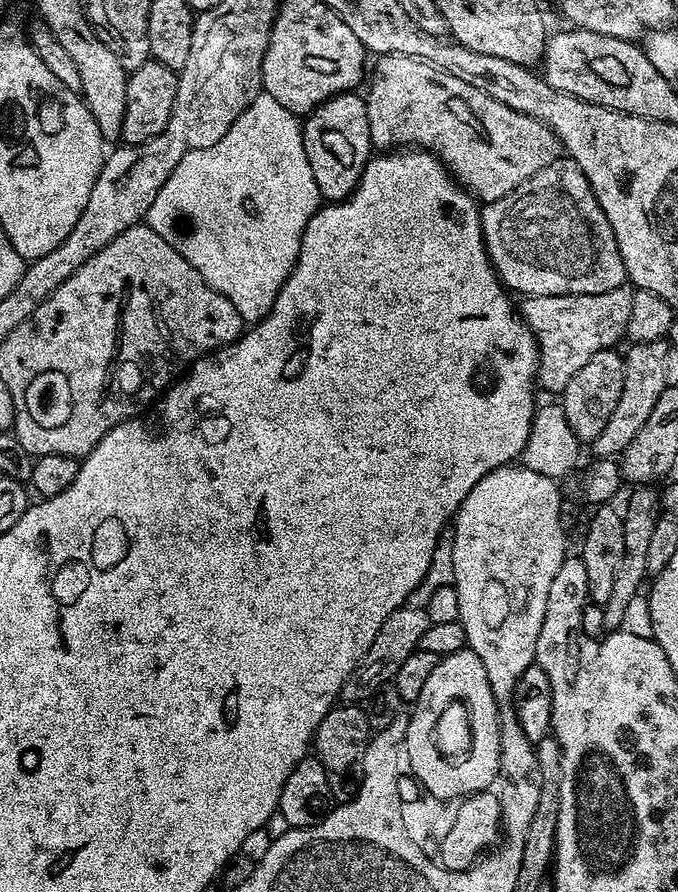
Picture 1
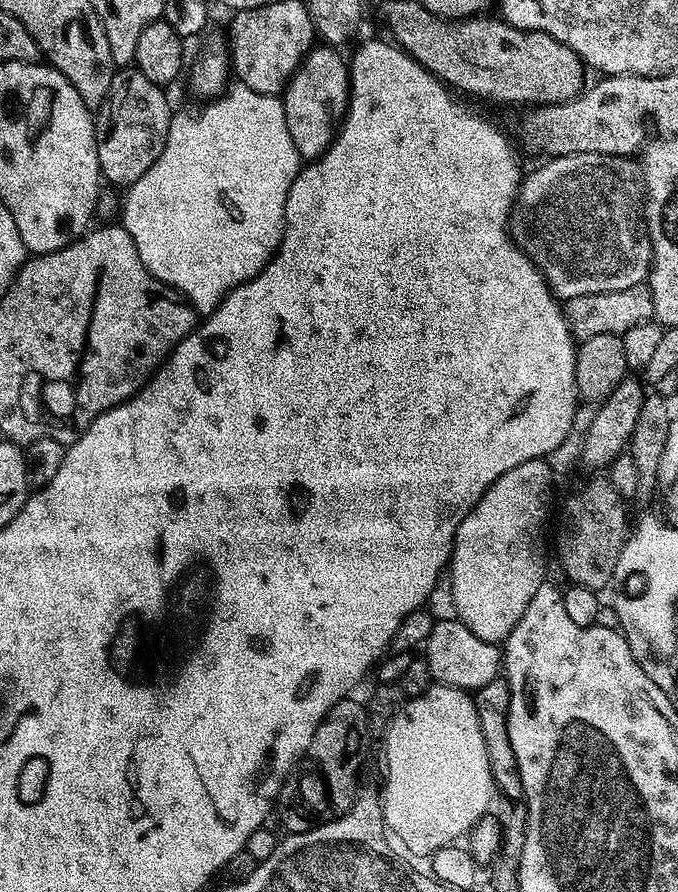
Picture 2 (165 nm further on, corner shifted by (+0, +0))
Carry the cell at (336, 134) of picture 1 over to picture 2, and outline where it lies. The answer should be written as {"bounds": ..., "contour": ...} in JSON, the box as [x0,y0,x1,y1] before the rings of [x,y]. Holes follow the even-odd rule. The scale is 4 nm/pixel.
{"bounds":[282,46,349,162],"contour":[[[314,46],[304,55],[304,61],[296,68],[284,86],[282,99],[286,114],[286,130],[290,130],[290,142],[298,150],[301,161],[311,162],[321,156],[333,140],[348,111],[349,61],[339,56],[332,46]]]}

